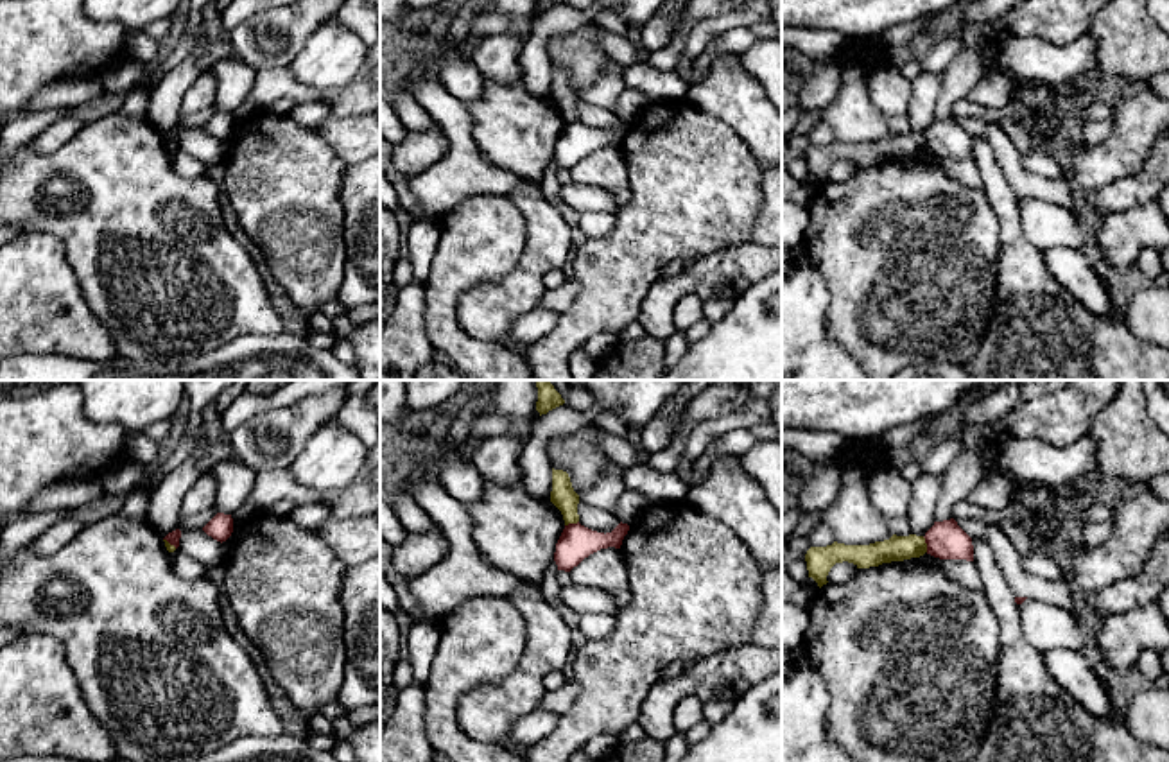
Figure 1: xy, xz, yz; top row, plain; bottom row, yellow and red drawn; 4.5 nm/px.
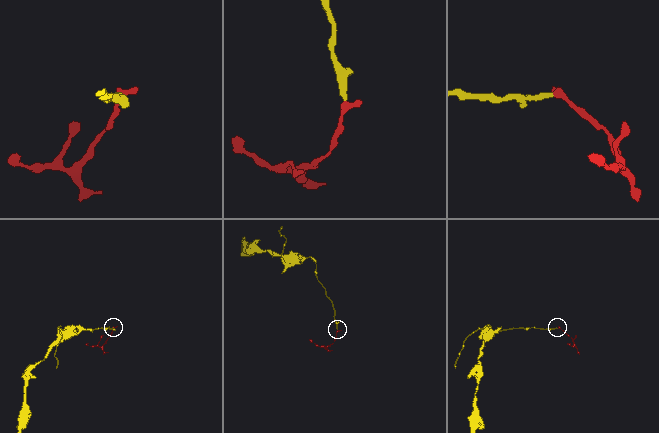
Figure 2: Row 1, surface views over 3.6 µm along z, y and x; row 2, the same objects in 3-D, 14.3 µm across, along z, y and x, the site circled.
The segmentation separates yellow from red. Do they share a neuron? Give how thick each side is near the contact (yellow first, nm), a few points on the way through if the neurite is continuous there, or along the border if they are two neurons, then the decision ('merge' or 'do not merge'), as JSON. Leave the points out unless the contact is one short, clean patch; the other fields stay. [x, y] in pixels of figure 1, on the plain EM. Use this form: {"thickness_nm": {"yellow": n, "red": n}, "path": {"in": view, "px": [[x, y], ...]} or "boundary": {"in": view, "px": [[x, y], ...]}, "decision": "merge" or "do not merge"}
{"thickness_nm": {"yellow": 110, "red": 170}, "boundary": {"in": "yz", "px": [[922, 135], [927, 149]]}, "decision": "do not merge"}

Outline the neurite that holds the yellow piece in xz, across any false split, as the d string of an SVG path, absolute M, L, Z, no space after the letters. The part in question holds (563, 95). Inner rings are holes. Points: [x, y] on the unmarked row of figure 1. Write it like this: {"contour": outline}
{"contour": "M552 66L550 100L561 109L565 124L579 120L579 93L574 90L568 72L563 68Z"}

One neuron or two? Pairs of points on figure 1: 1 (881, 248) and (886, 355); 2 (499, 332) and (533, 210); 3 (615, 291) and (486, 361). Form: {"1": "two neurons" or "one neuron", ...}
{"1": "one neuron", "2": "one neuron", "3": "two neurons"}

